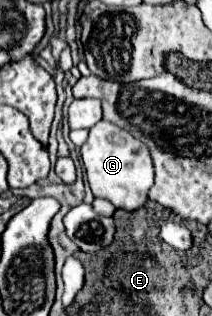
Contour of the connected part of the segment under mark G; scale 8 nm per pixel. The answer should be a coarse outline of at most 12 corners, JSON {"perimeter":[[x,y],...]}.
{"perimeter":[[101,119],[81,145],[95,197],[135,211],[153,159],[129,131]]}

